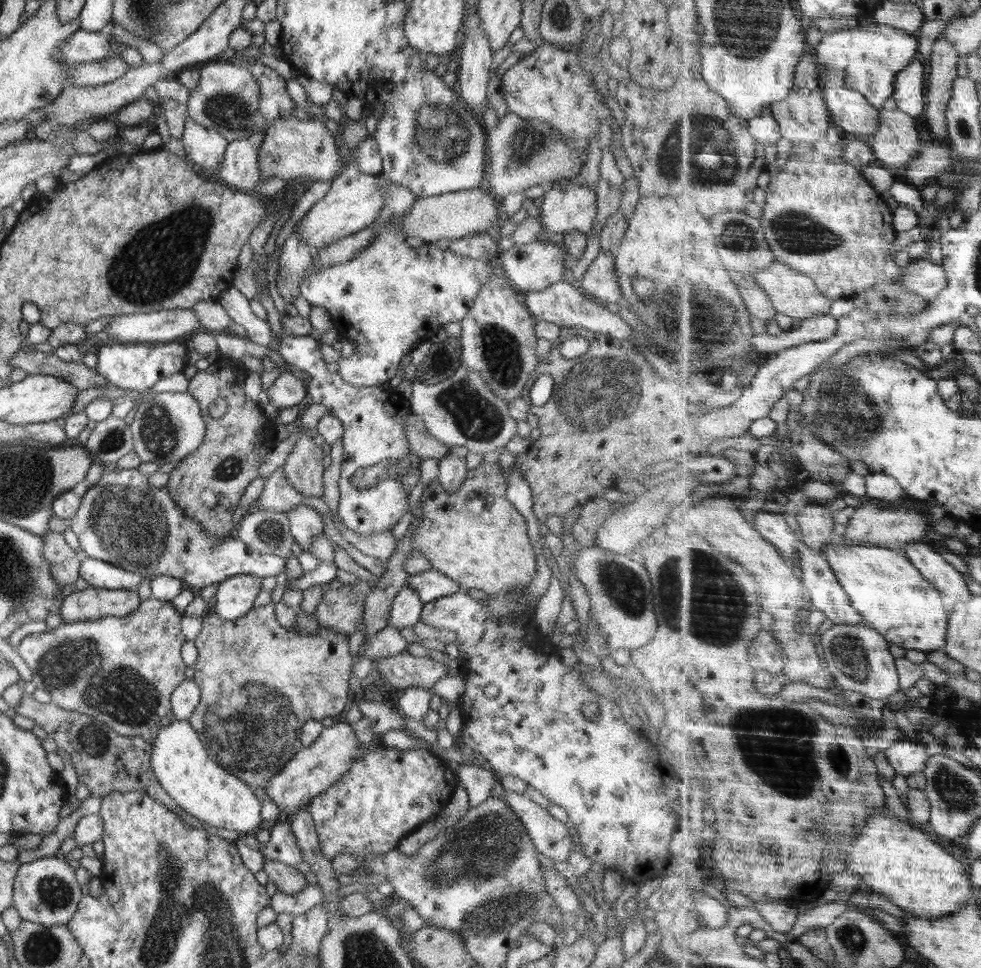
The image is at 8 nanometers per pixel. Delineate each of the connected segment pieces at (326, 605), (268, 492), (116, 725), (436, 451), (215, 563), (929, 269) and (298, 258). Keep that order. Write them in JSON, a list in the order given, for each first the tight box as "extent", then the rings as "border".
[{"extent":[316,584,365,638],"border":[[[347,584],[339,589],[330,589],[329,592],[325,593],[325,598],[321,601],[321,604],[317,607],[316,625],[322,627],[328,627],[337,633],[342,633],[348,638],[356,629],[364,629],[363,624],[363,610],[365,603],[365,594],[362,592],[358,584]]]},{"extent":[256,467,309,513],"border":[[[278,467],[268,478],[265,478],[264,488],[258,499],[260,508],[256,508],[256,513],[264,512],[264,510],[274,510],[274,512],[288,513],[288,511],[298,507],[298,505],[306,505],[309,498],[301,495],[286,480],[283,467]]]},{"extent":[16,596,187,740],"border":[[[150,596],[148,599],[142,601],[140,606],[131,612],[128,616],[105,616],[98,620],[77,620],[71,623],[62,622],[57,628],[50,629],[42,633],[31,633],[22,640],[16,648],[18,654],[25,660],[26,664],[33,672],[33,679],[31,680],[38,689],[48,691],[52,698],[52,703],[56,707],[64,708],[66,711],[77,711],[81,714],[90,716],[99,722],[102,722],[105,727],[110,727],[117,734],[126,737],[142,737],[144,740],[155,739],[156,734],[159,732],[158,727],[163,726],[166,722],[167,714],[172,712],[171,708],[171,694],[174,689],[186,678],[184,670],[187,664],[184,664],[181,657],[181,648],[185,641],[181,629],[181,620],[184,614],[178,612],[176,607],[171,601],[158,600]]]},{"extent":[404,413,450,460],"border":[[[410,413],[404,418],[404,434],[411,450],[423,459],[438,458],[439,460],[450,453],[450,446],[442,444],[428,432],[419,416]]]},{"extent":[70,467,285,593],"border":[[[116,467],[86,490],[70,525],[82,546],[82,557],[102,560],[145,578],[173,576],[196,593],[230,576],[266,578],[284,572],[285,557],[262,554],[238,538],[218,542],[209,537],[198,521],[182,514],[166,487],[153,487],[148,477],[137,468]]]},{"extent":[897,259,950,301],"border":[[[924,259],[911,262],[897,282],[910,289],[912,293],[920,295],[930,301],[934,301],[938,296],[950,286],[948,271],[943,264],[938,266],[932,260]]]},{"extent":[276,232,314,306],"border":[[[292,232],[284,246],[278,249],[278,277],[276,286],[280,296],[284,298],[286,306],[294,304],[300,293],[300,284],[305,280],[306,270],[312,264],[314,248],[308,248],[308,244],[300,238],[300,234]]]}]

